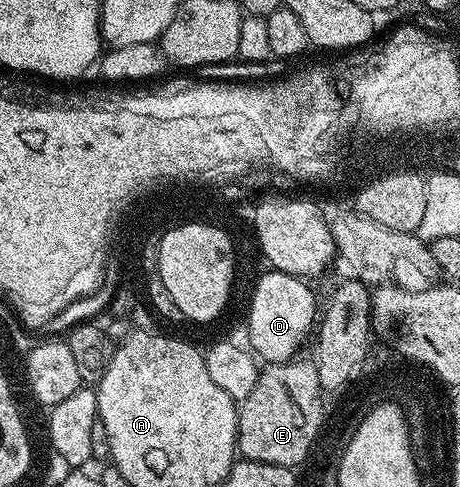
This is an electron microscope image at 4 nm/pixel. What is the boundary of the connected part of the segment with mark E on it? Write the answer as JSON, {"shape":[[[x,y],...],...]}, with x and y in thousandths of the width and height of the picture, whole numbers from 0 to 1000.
{"shape":[[[661,731],[624,743],[596,743],[570,749],[554,780],[554,797],[548,801],[546,813],[537,813],[520,830],[515,846],[515,932],[535,949],[570,949],[572,953],[589,953],[591,957],[600,957],[607,949],[643,949],[648,940],[654,940],[654,934],[663,932],[665,916],[674,916],[674,899],[680,895],[683,883],[689,881],[691,823],[698,813],[698,807],[689,801],[691,795],[689,745],[674,737],[670,743]]]}

